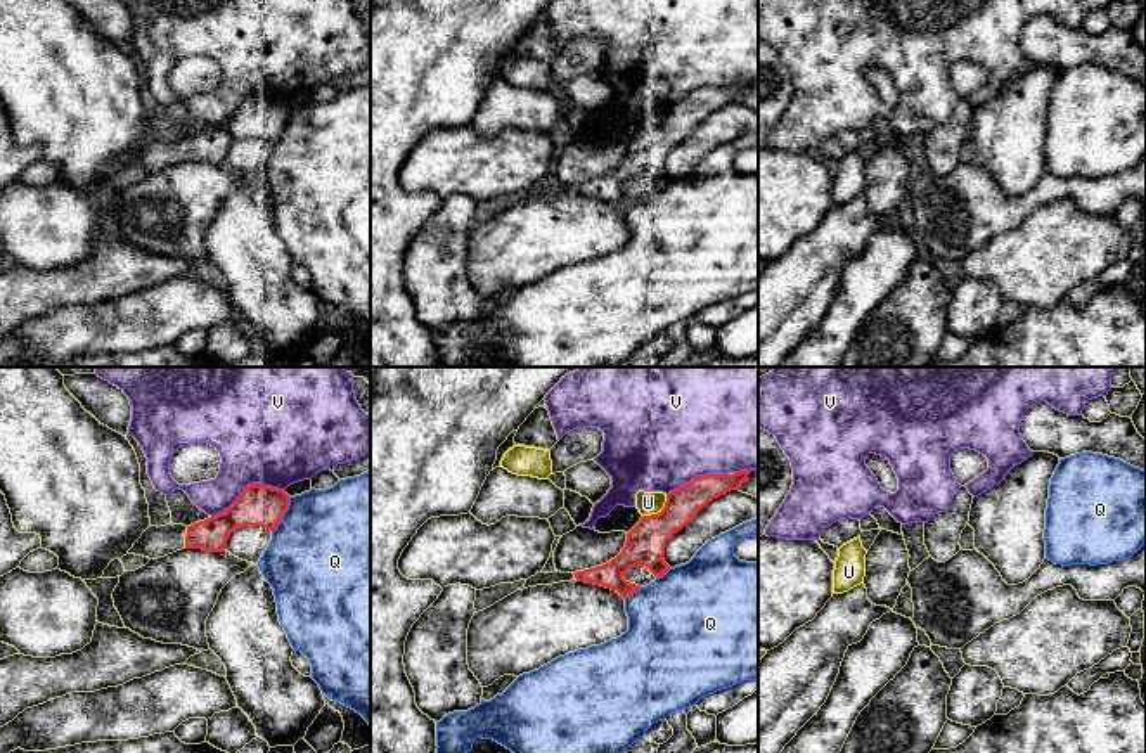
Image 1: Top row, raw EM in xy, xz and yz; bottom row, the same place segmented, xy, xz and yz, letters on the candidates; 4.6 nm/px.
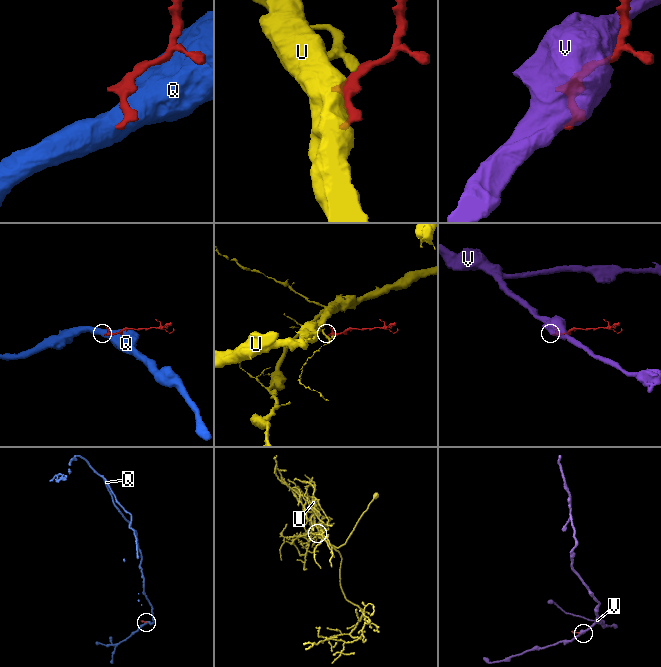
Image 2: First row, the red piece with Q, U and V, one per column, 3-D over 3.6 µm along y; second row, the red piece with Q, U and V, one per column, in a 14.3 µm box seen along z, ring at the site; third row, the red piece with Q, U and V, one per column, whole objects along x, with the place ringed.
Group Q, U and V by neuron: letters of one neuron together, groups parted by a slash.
Q / U / V

